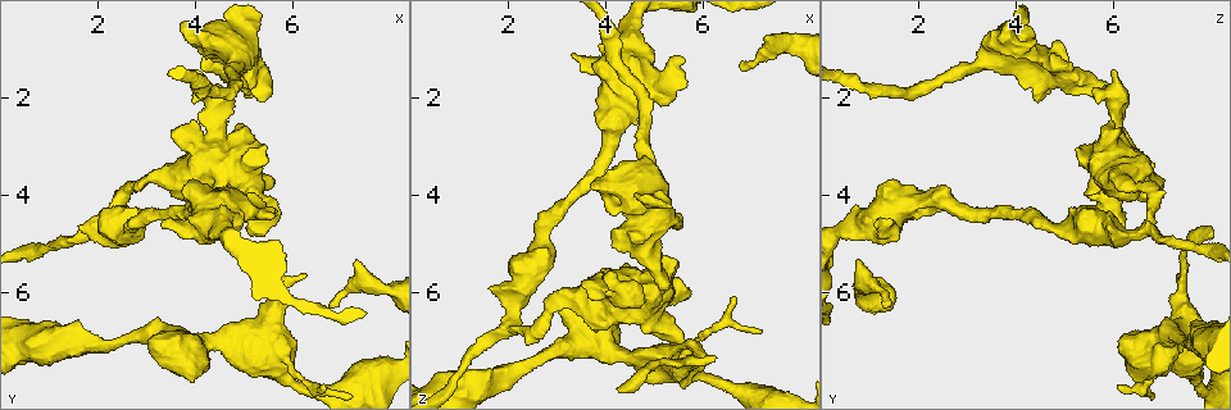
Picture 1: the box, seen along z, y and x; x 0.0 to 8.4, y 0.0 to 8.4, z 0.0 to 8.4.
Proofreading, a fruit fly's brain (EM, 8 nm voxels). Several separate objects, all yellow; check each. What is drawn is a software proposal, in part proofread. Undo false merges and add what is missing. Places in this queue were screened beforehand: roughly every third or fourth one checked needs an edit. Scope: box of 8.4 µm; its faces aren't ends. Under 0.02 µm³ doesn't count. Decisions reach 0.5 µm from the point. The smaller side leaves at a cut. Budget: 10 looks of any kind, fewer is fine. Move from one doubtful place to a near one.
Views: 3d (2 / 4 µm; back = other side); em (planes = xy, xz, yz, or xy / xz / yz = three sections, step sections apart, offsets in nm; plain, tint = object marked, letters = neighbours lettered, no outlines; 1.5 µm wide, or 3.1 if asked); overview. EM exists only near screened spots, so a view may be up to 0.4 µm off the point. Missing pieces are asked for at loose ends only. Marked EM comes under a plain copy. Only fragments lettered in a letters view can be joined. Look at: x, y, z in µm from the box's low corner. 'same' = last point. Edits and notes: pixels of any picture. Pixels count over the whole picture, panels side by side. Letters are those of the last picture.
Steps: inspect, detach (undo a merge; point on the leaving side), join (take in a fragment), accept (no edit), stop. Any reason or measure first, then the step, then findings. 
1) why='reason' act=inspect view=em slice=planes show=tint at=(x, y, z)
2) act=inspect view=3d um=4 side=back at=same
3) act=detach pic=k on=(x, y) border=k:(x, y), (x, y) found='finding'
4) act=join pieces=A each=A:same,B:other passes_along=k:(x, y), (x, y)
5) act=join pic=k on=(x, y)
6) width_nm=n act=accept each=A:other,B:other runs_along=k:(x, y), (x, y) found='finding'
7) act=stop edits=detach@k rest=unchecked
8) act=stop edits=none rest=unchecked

why='sharp bend' act=inspect view=3d um=2 side=back at=(2.60, 3.90, 6.80)

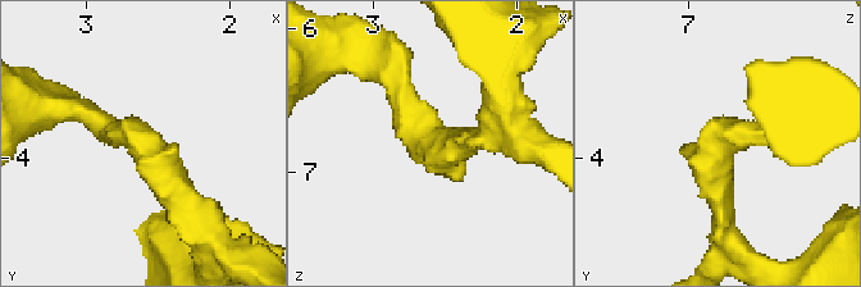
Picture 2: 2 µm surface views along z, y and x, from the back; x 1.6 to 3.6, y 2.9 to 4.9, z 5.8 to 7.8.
arm_widths_nm=200,220 why='shape alone is not enough' act=inspect view=em slice=planes show=letters at=(2.58, 3.92, 6.78)

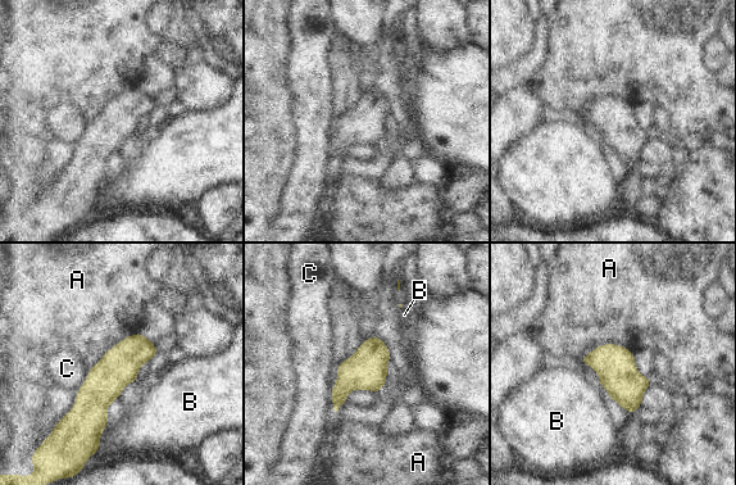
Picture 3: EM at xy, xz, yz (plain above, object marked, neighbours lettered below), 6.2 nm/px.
width_nm=240 act=accept each=A:other,B:other,C:other runs_along=3:(139, 336), (94, 397), (94, 438) found='continuous, no second cell'

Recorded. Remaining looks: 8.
why='an open end' act=inspect view=em slice=planes show=letters at=(4.05, 1.45, 5.95)

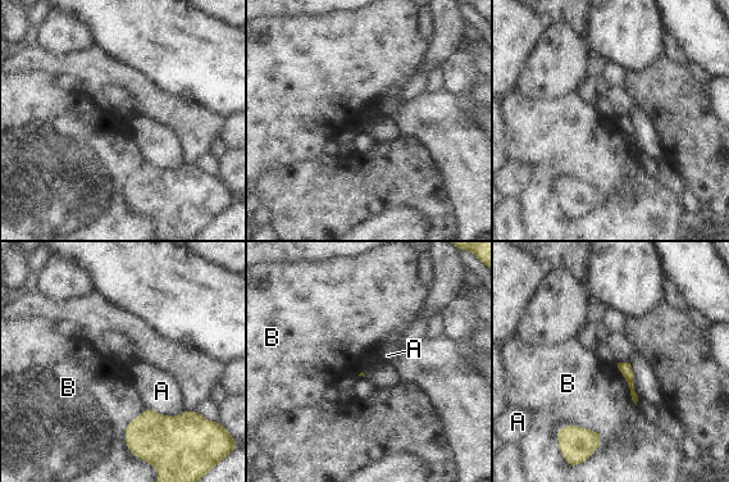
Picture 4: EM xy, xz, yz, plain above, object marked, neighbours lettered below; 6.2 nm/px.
act=accept each=A:other,B:other border=4:(556, 431), (592, 428), (601, 442) found='no lettered fragment goes on from it'

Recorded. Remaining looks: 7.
why='free end' act=inspect view=em slice=planes show=letters at=(5.40, 2.05, 4.40)

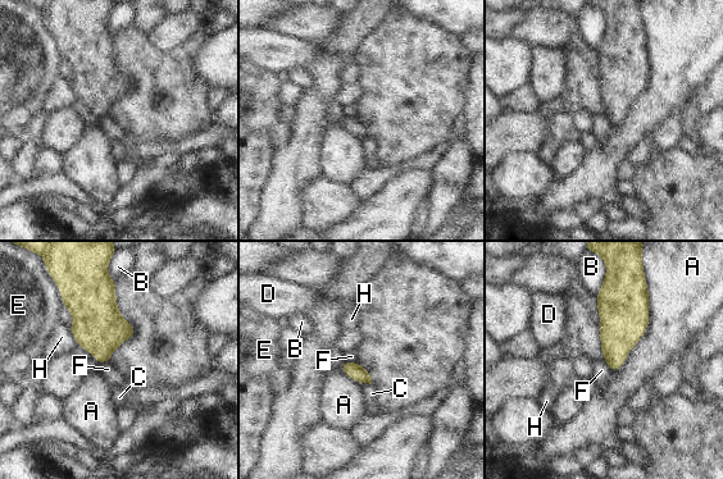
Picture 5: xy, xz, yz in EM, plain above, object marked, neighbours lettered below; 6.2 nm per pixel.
act=accept each=A:other,B:other,C:other,D:other,E:other,F:other,H:other border=5:(603, 359), (610, 370) found='no lettered fragment goes on from it'

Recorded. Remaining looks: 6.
why='an open end' act=inspect view=3d um=4 at=(3.25, 4.60, 1.15)

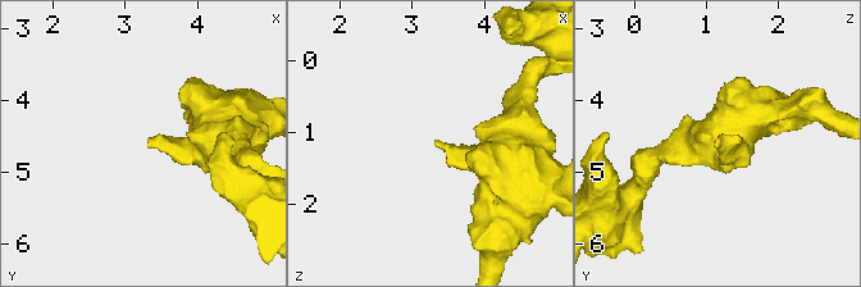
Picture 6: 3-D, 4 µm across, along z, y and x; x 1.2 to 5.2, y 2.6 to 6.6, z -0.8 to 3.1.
act=inspect view=em slice=yz step=4 show=letters at=(3.30, 4.60, 1.15)

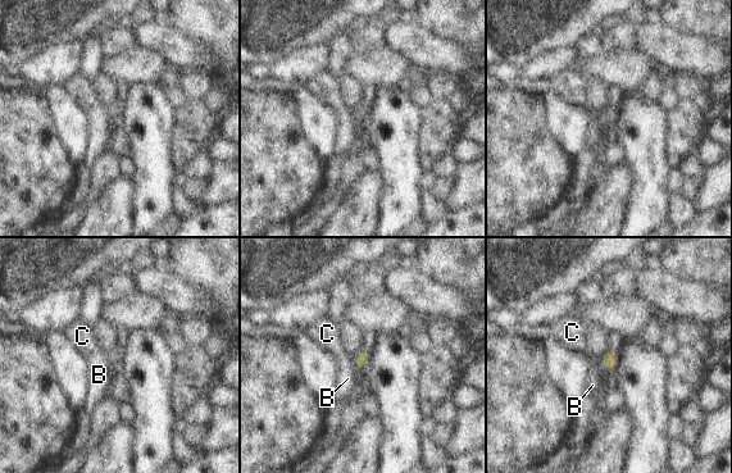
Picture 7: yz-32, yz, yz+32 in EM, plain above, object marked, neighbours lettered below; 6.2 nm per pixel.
why='another direction' act=inspect view=em slice=planes show=letters at=same

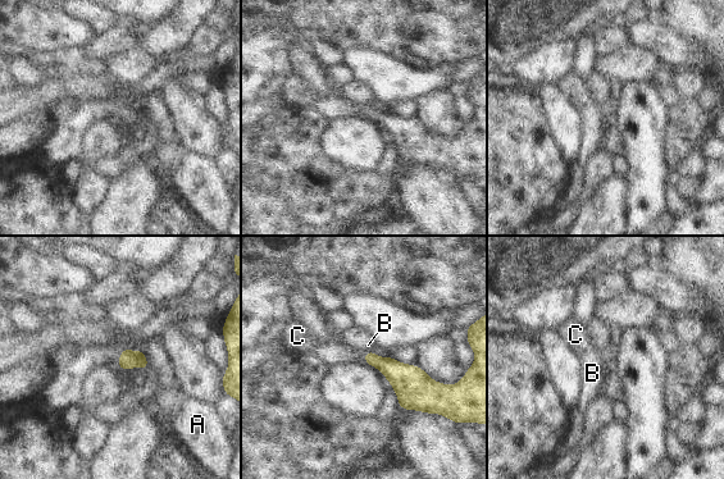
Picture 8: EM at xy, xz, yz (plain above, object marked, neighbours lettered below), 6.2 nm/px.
act=accept each=A:other,B:other,C:other border=8:(370, 349), (365, 352) found='no lettered fragment goes on from it'

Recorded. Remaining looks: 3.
why='thick end' act=inspect view=3d um=2 at=(7.25, 5.40, 0.80)

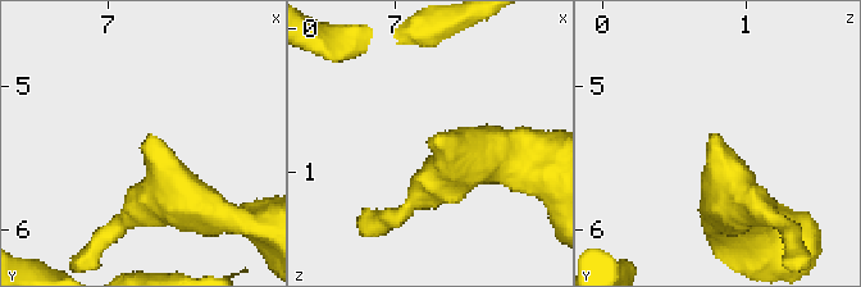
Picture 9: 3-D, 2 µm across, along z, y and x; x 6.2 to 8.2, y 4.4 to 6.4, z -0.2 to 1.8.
arm_widths_nm=240,280 why='now the EM' act=inspect view=em slice=planes show=letters at=(7.26, 5.36, 0.74)

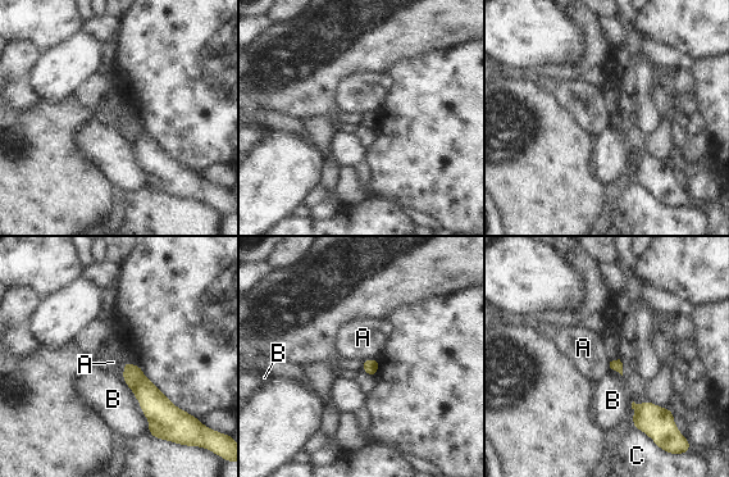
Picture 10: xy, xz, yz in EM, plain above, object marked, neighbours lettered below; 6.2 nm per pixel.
act=accept each=A:other,B:other,C:other border=10:(122, 362), (137, 364), (147, 378) found='none of them fits'

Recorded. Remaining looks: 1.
act=stop edits=none rest=unchecked

